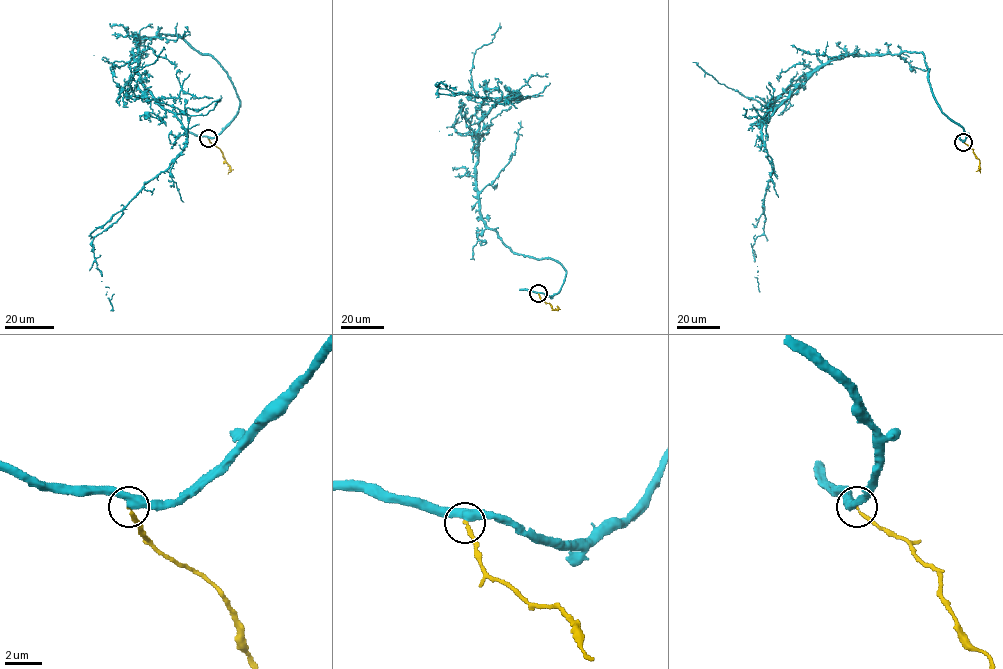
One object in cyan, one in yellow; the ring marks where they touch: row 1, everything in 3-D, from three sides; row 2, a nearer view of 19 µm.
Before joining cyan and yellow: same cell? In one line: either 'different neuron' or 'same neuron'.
different neuron

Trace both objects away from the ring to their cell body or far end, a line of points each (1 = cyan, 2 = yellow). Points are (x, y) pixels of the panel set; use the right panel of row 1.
1: (963, 142), (921, 52), (820, 65), (762, 126), (774, 170), (752, 247), (760, 292)
2: (964, 142), (979, 160), (980, 173)

